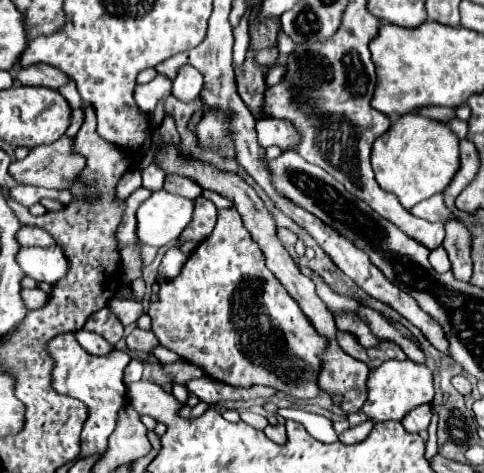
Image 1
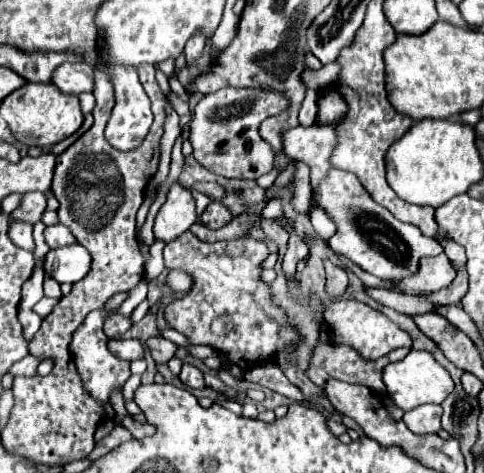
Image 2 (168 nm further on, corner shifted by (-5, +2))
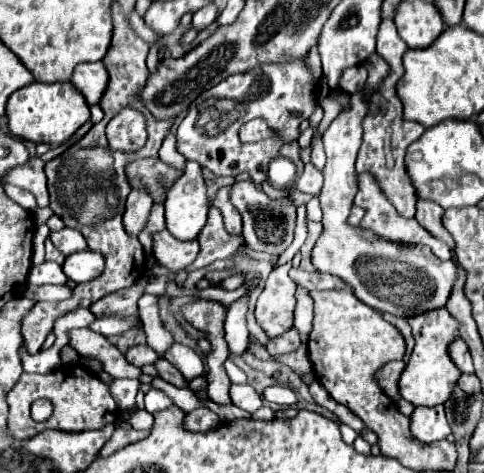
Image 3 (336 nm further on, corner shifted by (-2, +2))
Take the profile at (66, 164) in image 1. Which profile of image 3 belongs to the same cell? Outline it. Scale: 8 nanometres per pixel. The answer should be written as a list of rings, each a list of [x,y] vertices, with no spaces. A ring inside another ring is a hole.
[[[30,158],[24,166],[14,168],[8,176],[6,182],[20,186],[28,192],[34,194],[36,202],[40,208],[48,206],[48,190],[46,190],[46,174],[44,174],[44,162],[40,158]]]

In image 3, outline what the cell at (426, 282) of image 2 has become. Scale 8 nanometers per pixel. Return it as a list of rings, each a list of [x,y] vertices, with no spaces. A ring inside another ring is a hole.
[[[378,54],[370,56],[370,60],[364,64],[368,68],[368,82],[364,90],[350,96],[348,108],[332,120],[322,136],[328,158],[322,170],[324,188],[318,196],[324,220],[322,233],[311,253],[311,261],[320,272],[342,278],[354,290],[354,296],[364,304],[376,308],[378,312],[410,318],[446,306],[452,286],[458,278],[458,266],[454,260],[440,260],[428,246],[396,244],[376,236],[372,230],[348,224],[352,198],[358,192],[358,174],[354,170],[354,162],[362,144],[362,120],[368,114],[366,96],[376,92],[380,82],[390,74],[386,60],[382,60]]]

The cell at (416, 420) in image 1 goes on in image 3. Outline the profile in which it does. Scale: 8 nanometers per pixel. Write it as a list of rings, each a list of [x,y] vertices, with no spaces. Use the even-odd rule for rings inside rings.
[[[418,406],[412,412],[410,420],[412,420],[412,424],[410,424],[412,436],[426,444],[444,440],[452,432],[450,424],[446,420],[446,414],[444,414],[444,406],[432,406],[432,408]]]

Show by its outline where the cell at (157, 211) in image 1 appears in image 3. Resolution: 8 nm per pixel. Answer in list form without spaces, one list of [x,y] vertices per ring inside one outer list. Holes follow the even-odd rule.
[[[194,161],[186,162],[184,176],[182,180],[178,180],[178,184],[174,184],[174,188],[170,188],[170,196],[166,198],[164,206],[166,206],[166,228],[170,230],[170,234],[176,236],[178,240],[196,240],[198,232],[206,224],[210,210],[210,200],[206,194],[206,182],[200,164]]]

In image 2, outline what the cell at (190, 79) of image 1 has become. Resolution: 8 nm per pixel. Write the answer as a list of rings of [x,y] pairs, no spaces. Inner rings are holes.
[[[193,36],[193,38],[189,38],[189,42],[187,42],[185,50],[183,50],[183,54],[185,54],[185,64],[187,64],[187,66],[191,66],[197,58],[201,58],[205,44],[207,44],[207,38],[205,38],[205,36]]]

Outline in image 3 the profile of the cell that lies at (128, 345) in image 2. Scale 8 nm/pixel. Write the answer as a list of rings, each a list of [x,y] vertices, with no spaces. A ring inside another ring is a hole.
[[[132,346],[126,354],[126,360],[130,360],[130,364],[142,368],[144,364],[154,364],[160,356],[150,348],[150,346]]]

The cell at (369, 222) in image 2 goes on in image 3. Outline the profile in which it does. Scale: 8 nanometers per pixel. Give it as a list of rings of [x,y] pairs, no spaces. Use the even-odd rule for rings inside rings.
[[[360,174],[358,180],[360,180],[360,184],[358,184],[358,194],[356,194],[356,198],[354,198],[354,204],[356,204],[356,206],[362,206],[362,208],[366,210],[366,216],[364,216],[362,222],[360,222],[362,228],[370,228],[370,230],[374,230],[378,236],[388,238],[388,240],[398,242],[398,244],[424,244],[424,246],[430,246],[432,252],[434,252],[438,258],[442,258],[442,260],[452,258],[452,252],[450,252],[450,248],[448,248],[446,242],[434,238],[424,226],[420,226],[420,222],[418,222],[416,218],[406,218],[406,216],[398,214],[398,210],[396,210],[396,208],[392,206],[392,202],[386,198],[384,190],[380,188],[378,180],[376,180],[372,174]]]

